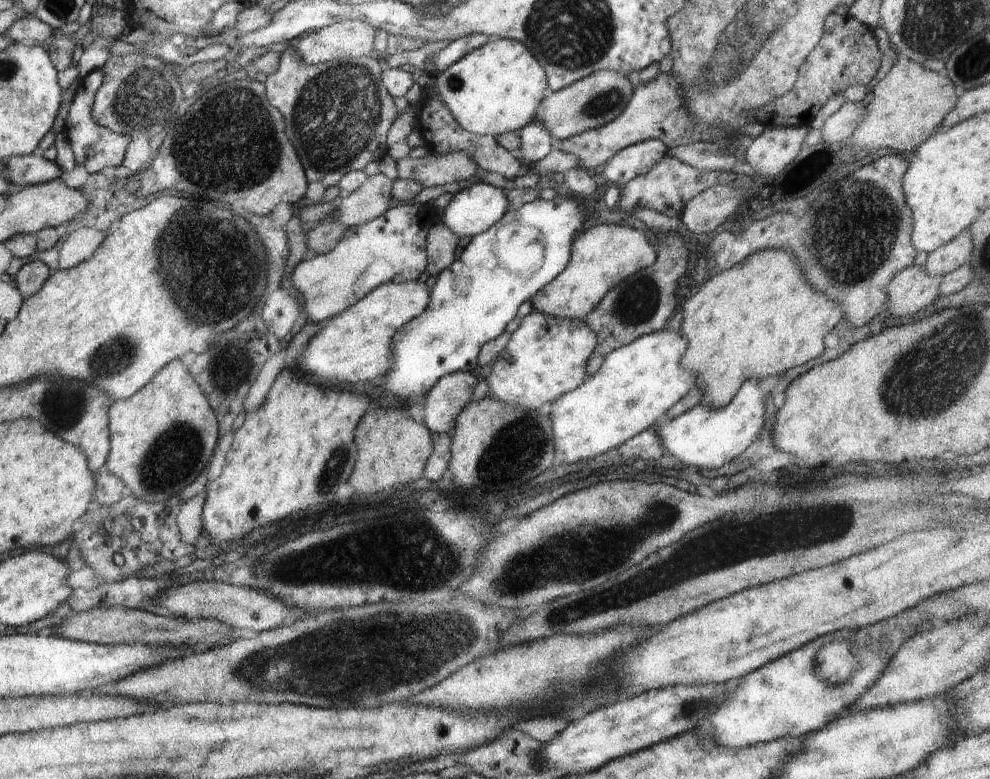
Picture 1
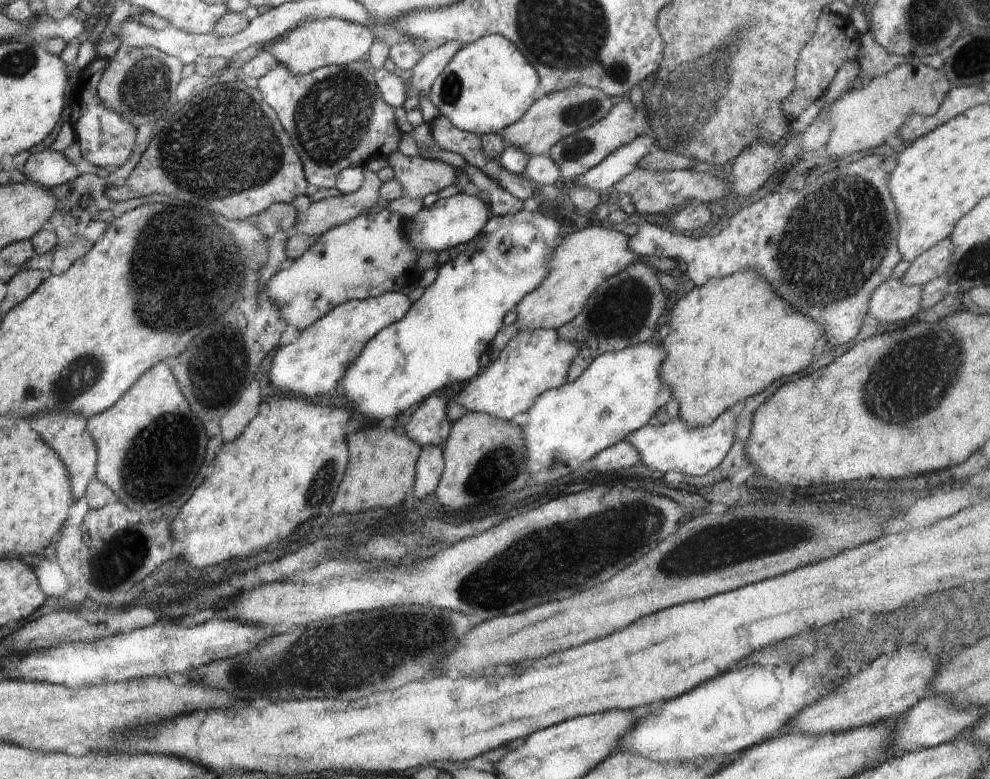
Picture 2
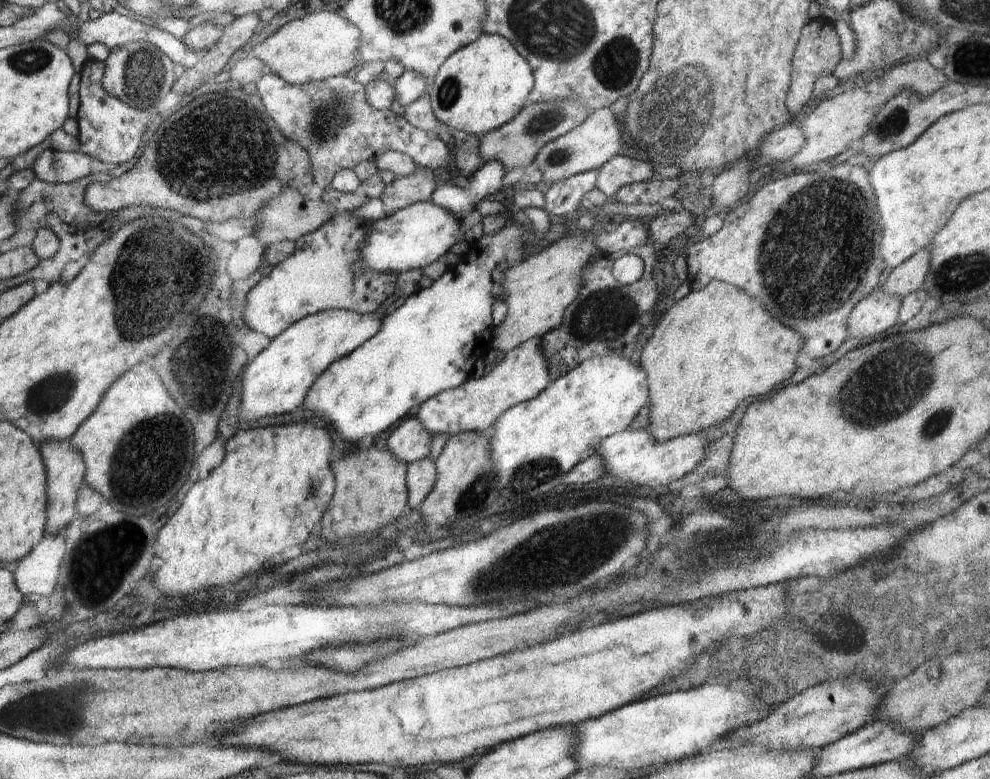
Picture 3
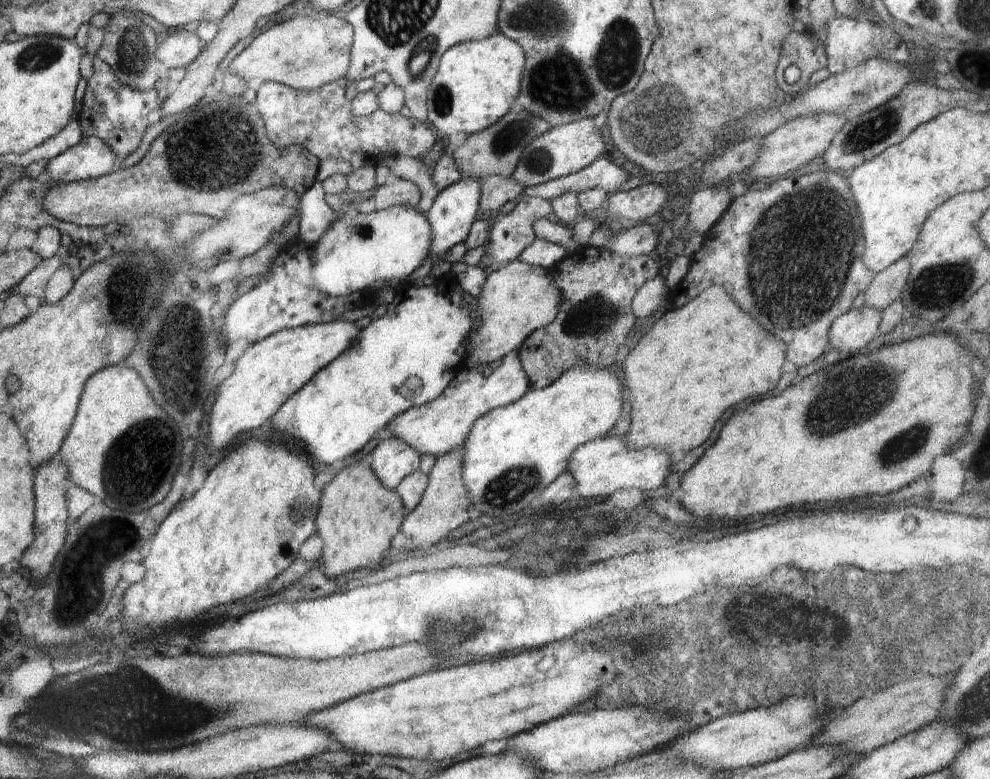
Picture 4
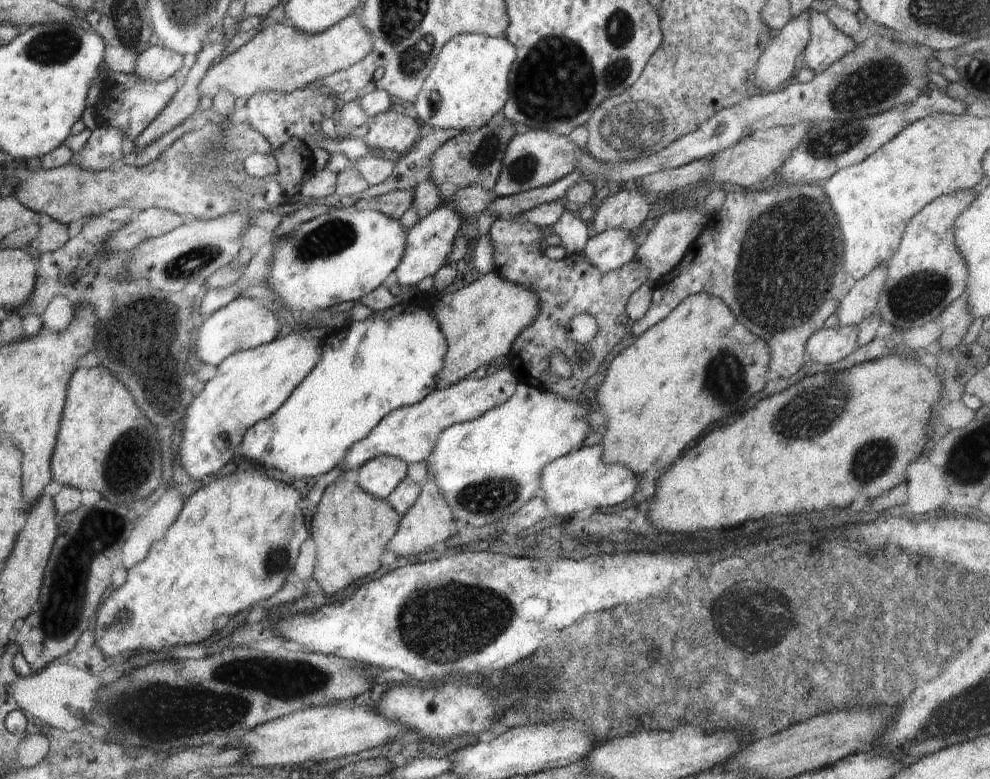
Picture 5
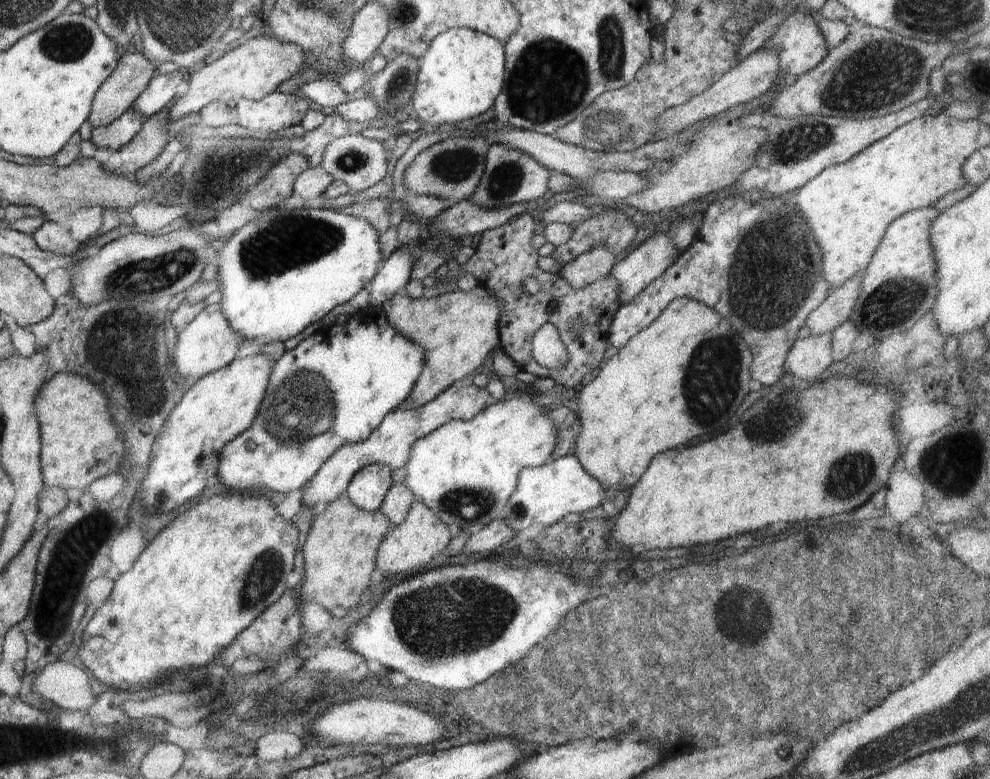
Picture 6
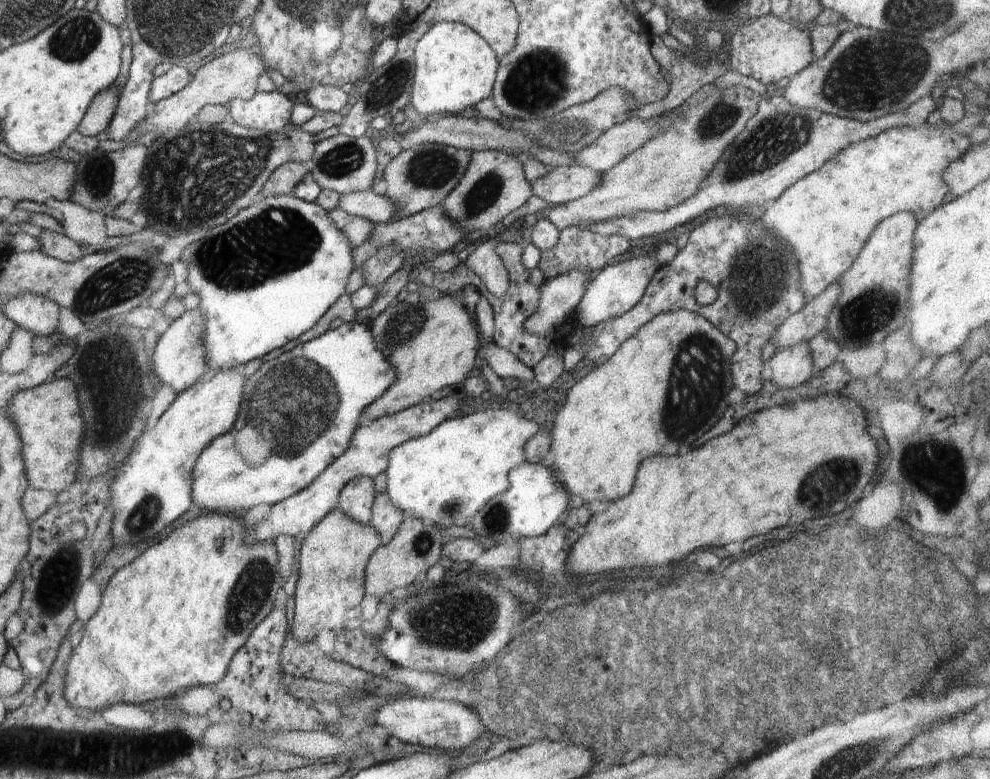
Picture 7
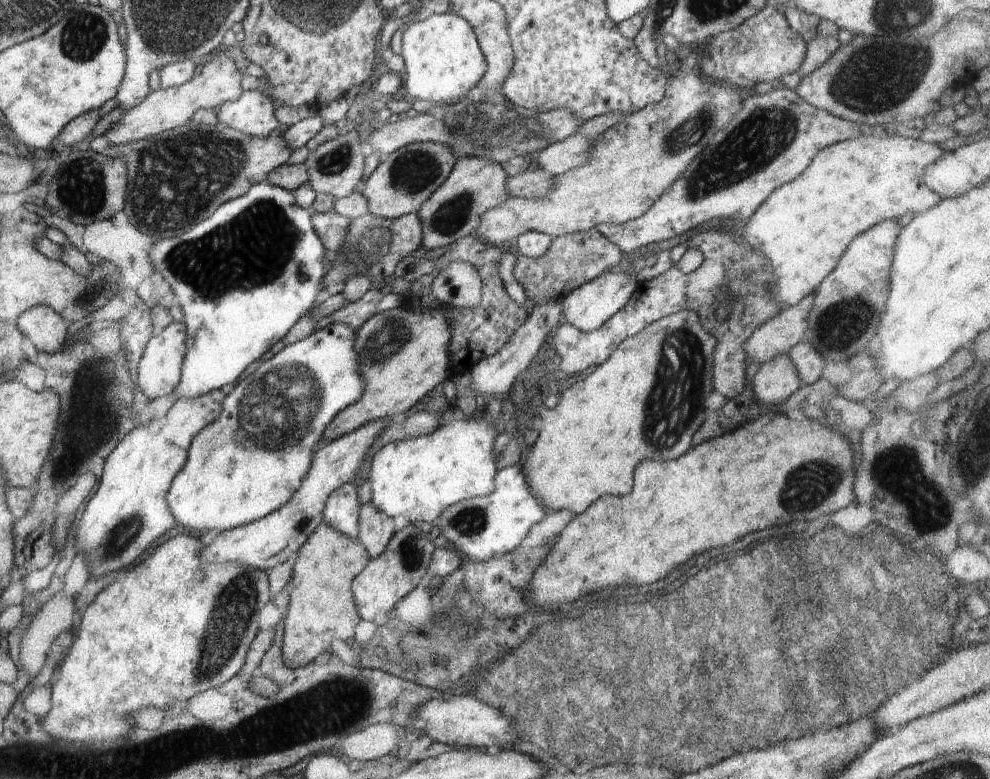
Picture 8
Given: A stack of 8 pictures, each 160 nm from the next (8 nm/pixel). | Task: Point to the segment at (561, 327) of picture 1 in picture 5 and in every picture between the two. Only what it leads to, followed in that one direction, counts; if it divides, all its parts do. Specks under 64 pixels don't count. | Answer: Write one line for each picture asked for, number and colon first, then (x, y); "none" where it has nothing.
2: (535, 360)
3: (523, 373)
4: (443, 425)
5: (411, 432)

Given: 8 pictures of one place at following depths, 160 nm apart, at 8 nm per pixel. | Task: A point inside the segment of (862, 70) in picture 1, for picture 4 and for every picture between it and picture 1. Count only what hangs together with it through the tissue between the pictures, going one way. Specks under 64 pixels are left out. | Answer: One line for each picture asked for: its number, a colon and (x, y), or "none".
2: (836, 41)
3: (817, 53)
4: (802, 49)

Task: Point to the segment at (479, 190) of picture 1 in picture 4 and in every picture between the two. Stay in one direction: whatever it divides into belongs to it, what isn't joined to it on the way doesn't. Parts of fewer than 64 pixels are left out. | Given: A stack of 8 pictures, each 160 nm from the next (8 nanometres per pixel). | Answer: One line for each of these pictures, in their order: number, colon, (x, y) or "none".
2: (450, 221)
3: (413, 237)
4: (367, 251)

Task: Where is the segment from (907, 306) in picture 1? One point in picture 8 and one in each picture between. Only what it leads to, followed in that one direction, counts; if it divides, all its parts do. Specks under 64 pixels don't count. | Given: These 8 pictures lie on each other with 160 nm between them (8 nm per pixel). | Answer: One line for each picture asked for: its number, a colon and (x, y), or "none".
2: (894, 301)
3: (874, 314)
4: (851, 331)
5: (826, 346)
6: (808, 357)
7: (790, 366)
8: (777, 379)

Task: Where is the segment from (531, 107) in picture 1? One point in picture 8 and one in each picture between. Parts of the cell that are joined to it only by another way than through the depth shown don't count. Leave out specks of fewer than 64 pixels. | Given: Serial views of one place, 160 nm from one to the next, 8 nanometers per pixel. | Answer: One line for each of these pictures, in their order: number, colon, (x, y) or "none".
2: (488, 85)
3: (480, 87)
4: (476, 82)
5: (469, 82)
6: (462, 72)
7: (455, 68)
8: (443, 60)

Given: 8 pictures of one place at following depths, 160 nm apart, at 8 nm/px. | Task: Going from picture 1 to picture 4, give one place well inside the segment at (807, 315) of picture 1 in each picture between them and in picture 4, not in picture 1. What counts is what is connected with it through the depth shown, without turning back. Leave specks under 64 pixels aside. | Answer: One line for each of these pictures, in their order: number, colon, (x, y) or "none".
2: (730, 338)
3: (729, 349)
4: (696, 361)

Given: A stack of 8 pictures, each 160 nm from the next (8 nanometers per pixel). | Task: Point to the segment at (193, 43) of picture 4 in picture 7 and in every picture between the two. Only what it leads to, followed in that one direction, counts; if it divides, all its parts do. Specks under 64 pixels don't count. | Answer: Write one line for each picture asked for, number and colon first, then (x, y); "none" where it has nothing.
5: (156, 63)
6: (133, 73)
7: (103, 106)

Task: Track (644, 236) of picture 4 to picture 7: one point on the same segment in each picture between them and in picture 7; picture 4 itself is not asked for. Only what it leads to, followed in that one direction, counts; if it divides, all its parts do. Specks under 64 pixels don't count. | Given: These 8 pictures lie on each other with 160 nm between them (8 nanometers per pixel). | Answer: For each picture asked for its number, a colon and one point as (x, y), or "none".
5: (610, 249)
6: (590, 266)
7: (560, 296)

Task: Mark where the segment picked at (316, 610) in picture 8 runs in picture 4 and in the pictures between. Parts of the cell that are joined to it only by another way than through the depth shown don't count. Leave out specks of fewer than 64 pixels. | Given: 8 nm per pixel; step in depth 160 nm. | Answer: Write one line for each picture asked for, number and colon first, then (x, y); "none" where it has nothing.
4: (357, 517)
5: (351, 528)
6: (340, 552)
7: (333, 555)

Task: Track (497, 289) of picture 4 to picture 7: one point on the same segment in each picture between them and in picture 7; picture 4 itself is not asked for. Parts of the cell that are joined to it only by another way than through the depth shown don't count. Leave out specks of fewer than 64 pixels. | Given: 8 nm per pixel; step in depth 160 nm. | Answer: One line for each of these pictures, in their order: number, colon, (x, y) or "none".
5: (480, 321)
6: (459, 329)
7: (433, 345)

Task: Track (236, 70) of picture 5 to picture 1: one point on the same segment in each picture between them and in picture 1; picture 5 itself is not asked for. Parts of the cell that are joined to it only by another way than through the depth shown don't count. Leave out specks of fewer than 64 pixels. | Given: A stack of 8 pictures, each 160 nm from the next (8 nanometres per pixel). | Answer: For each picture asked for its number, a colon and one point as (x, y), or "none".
1: (349, 38)
2: (321, 43)
3: (320, 45)
4: (306, 52)

